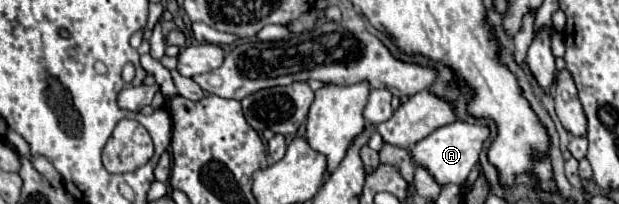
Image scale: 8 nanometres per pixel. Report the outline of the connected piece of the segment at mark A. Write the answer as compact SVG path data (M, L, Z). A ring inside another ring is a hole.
M454 121L448 123L436 131L432 131L428 137L424 137L422 141L416 143L416 147L412 149L412 159L416 161L416 165L424 165L440 185L444 183L464 183L468 173L472 171L472 167L478 163L480 153L484 143L490 137L490 127L482 125L482 123L468 123L468 121Z

